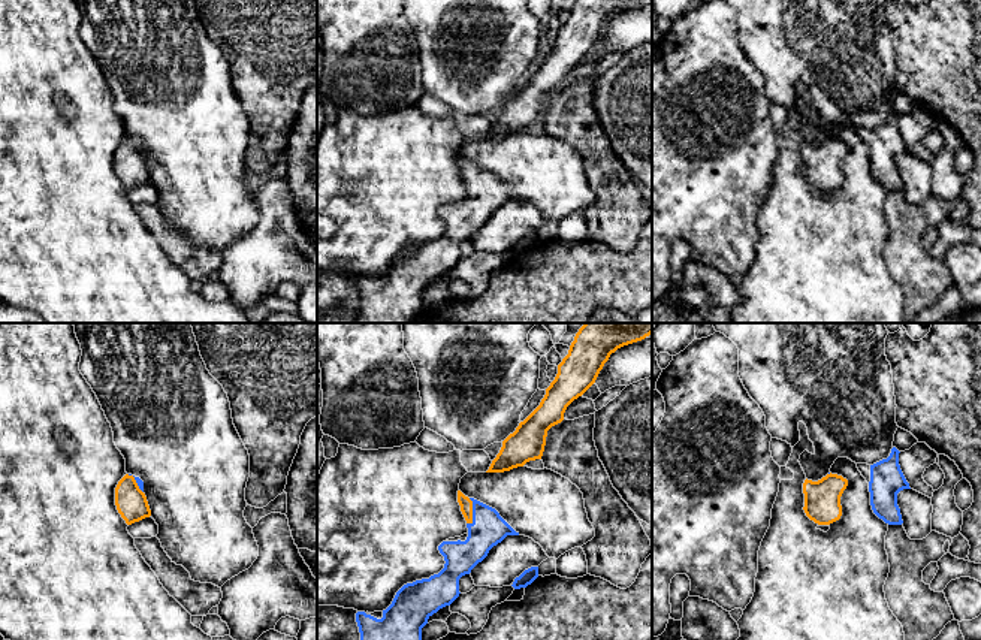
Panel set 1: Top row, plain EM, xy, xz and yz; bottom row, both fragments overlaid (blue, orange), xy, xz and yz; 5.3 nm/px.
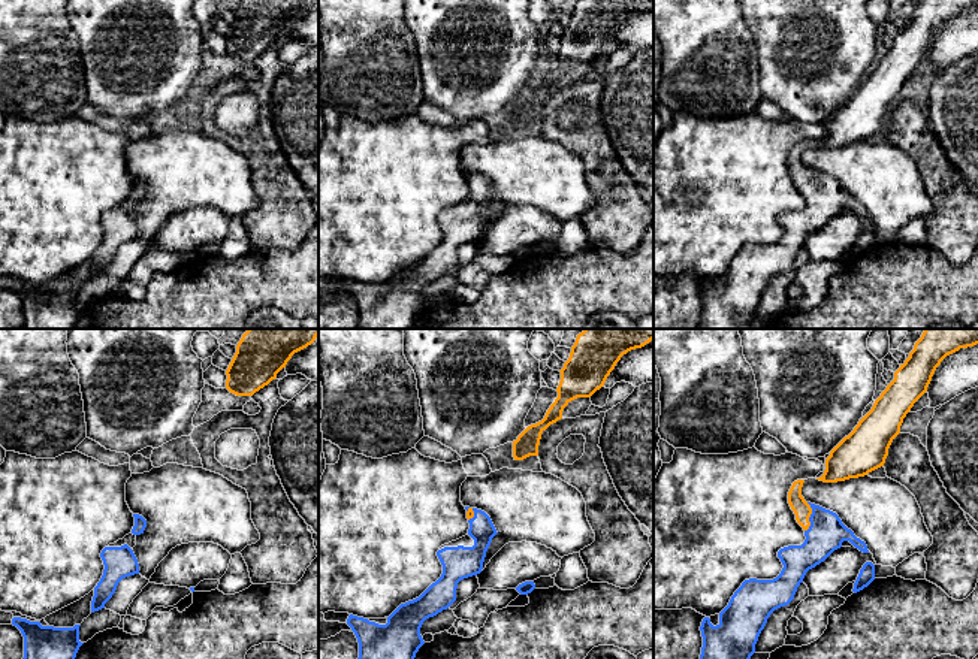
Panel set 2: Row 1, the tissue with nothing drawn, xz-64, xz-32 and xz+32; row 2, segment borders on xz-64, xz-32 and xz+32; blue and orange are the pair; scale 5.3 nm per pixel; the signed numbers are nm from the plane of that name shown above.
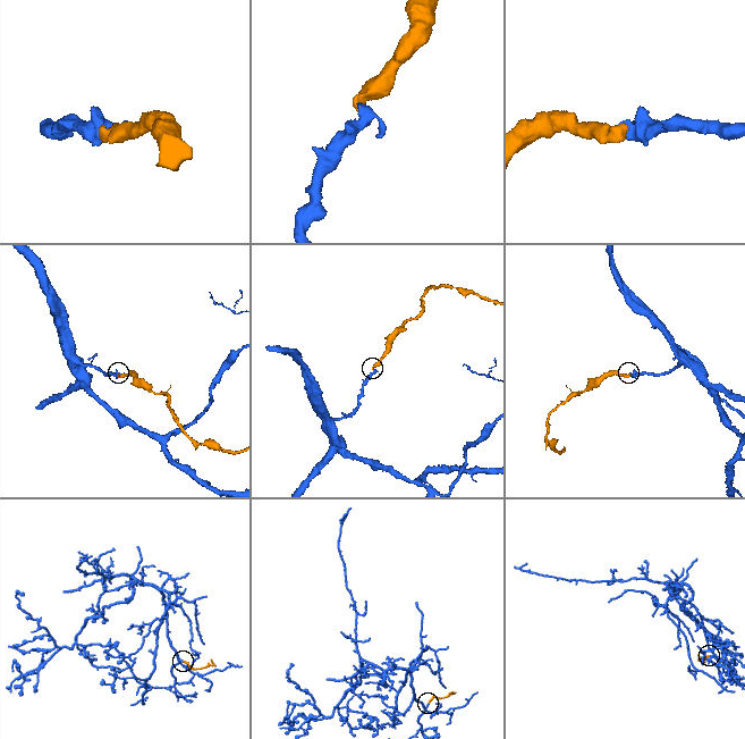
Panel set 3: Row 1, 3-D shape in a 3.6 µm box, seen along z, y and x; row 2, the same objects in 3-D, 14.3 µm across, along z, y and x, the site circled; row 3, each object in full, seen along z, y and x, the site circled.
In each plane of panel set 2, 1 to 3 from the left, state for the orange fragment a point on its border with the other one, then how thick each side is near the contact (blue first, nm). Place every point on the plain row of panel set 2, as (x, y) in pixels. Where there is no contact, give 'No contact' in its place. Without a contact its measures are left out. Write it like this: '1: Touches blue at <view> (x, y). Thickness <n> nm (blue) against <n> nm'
1: No contact
2: Touches blue at xz-32 (474, 180). Thickness 140 nm (blue) against 50 nm
3: Touches blue at xz+32 (809, 183). Thickness 200 nm (blue) against 90 nm

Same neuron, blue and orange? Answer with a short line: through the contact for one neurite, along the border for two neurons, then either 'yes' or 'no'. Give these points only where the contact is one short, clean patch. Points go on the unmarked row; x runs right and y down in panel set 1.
line xz (488, 193), (473, 177), (465, 168); yes

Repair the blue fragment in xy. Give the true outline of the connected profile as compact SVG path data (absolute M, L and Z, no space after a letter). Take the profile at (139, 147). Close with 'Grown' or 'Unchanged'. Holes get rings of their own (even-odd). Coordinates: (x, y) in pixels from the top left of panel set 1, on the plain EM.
M126 139L115 153L115 170L127 190L151 181L144 159L144 147L139 142Z. Grown

